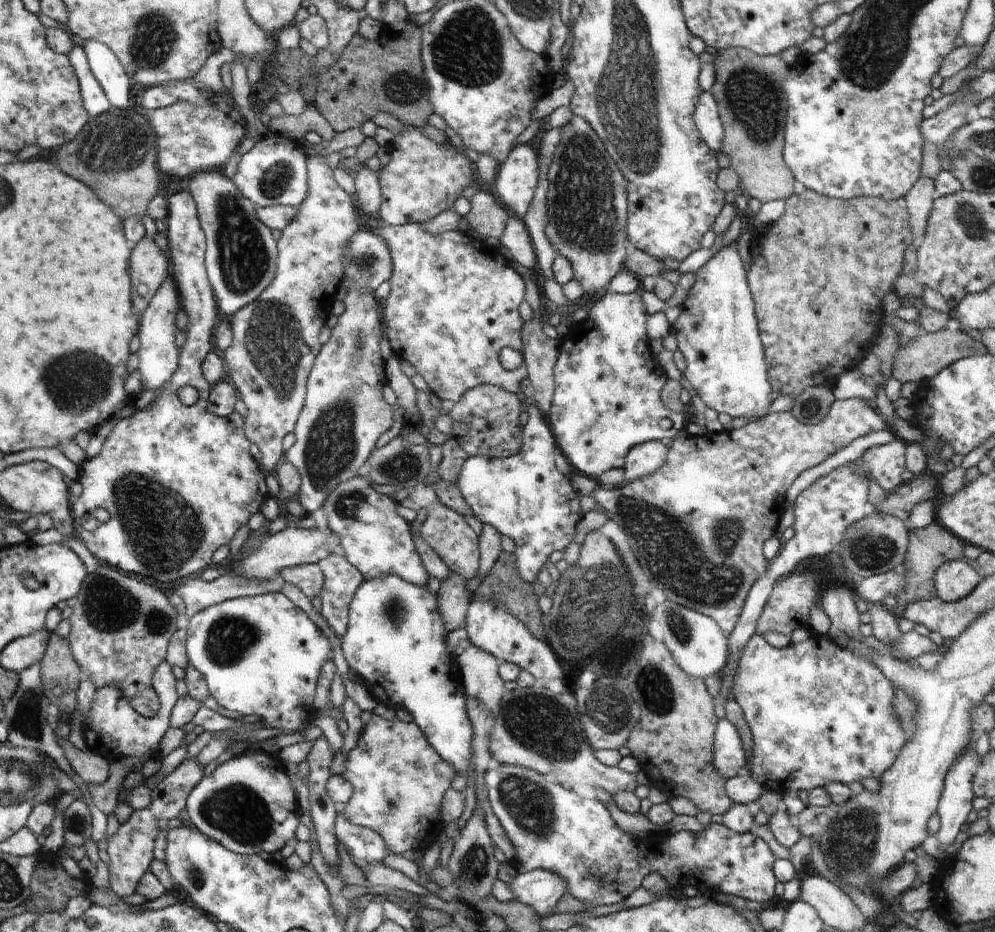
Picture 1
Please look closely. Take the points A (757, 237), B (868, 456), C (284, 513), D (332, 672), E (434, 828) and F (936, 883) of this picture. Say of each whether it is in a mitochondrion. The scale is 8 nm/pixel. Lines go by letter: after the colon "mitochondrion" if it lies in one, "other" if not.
A: other
B: other
C: other
D: other
E: other
F: other

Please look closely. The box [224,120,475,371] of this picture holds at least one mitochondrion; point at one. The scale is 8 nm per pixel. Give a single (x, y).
(278, 179)

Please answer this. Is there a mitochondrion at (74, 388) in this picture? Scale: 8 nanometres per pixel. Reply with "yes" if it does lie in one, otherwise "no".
yes

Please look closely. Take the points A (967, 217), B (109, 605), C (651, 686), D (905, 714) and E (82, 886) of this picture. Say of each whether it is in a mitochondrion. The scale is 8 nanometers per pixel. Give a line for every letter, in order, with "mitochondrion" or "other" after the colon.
A: mitochondrion
B: mitochondrion
C: mitochondrion
D: mitochondrion
E: other

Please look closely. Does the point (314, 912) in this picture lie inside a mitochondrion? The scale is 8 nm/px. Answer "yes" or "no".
no

